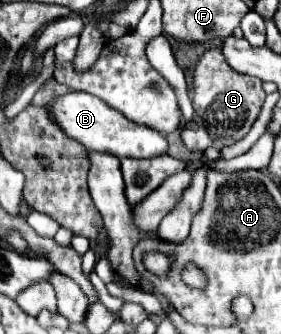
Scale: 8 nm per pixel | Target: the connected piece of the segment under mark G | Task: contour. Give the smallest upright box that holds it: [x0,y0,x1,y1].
[181,49,265,151]

